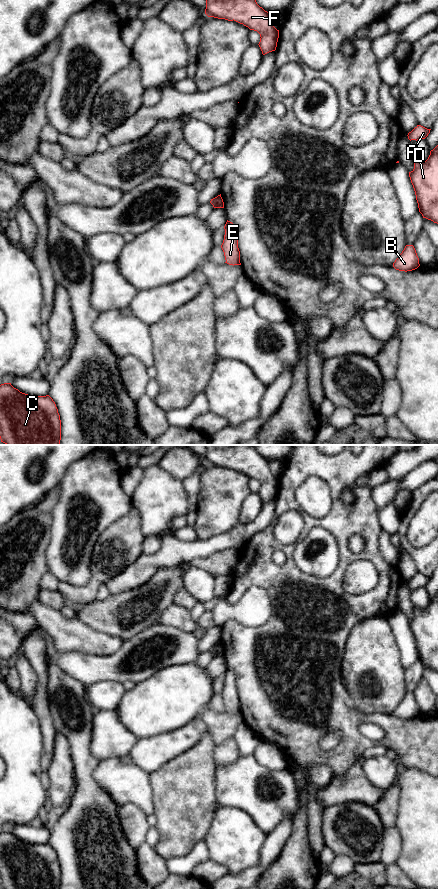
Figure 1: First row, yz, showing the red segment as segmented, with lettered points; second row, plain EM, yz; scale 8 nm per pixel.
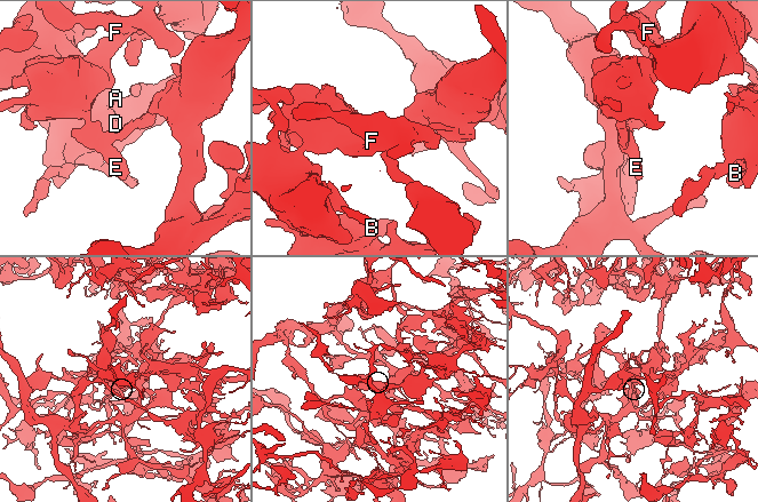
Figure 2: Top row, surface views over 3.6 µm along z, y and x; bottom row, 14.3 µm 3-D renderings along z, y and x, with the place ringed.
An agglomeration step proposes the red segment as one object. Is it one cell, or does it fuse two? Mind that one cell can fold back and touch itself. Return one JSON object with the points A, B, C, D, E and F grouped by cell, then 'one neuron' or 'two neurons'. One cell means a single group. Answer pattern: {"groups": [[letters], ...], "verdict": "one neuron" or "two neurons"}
{"groups": [["A", "B", "D", "E", "F"], ["C"]], "verdict": "two neurons"}

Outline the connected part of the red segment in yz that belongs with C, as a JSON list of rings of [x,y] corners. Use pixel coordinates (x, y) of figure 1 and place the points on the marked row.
[[[11,383],[0,385],[0,439],[6,445],[60,445],[61,420],[55,402],[49,396],[31,396],[20,392]]]

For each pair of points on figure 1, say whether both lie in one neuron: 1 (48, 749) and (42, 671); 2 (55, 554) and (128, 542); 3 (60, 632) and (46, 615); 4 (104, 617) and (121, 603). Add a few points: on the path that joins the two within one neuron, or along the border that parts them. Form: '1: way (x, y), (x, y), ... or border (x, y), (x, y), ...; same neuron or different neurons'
1: way (48, 730), (42, 712), (42, 690); same neuron
2: border (107, 528), (94, 545), (90, 571); different neurons
3: way (59, 628), (50, 619); same neuron
4: way (108, 616), (117, 607); same neuron

